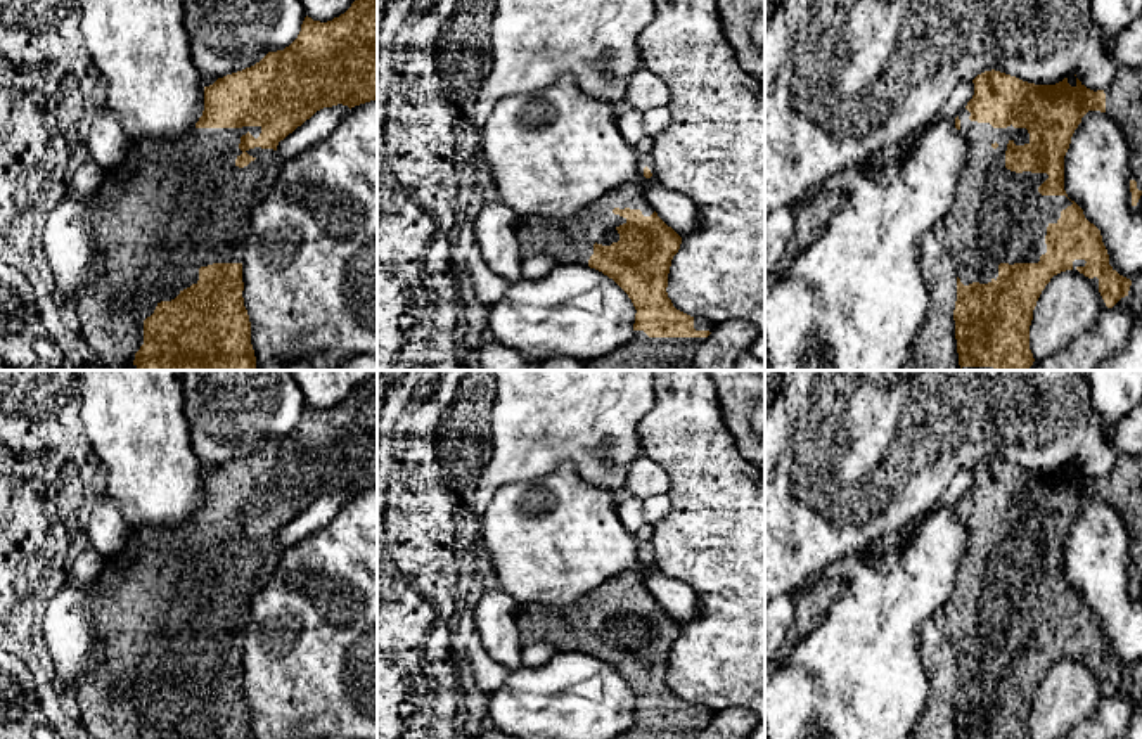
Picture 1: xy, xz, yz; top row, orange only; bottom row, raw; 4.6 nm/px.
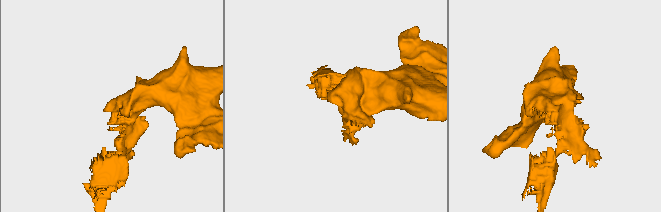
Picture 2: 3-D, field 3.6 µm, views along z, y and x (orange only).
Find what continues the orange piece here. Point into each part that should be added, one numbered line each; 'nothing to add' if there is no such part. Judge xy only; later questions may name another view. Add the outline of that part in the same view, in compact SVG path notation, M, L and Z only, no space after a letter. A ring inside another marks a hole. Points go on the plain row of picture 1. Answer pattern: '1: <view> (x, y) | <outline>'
1: xy (173, 592) | M242 514L242 516L190 516L180 524L140 524L132 528L130 540L121 552L104 561L104 568L97 580L85 588L87 594L87 616L92 627L93 646L92 646L92 666L74 684L78 706L81 711L81 722L92 739L138 739L144 732L144 708L151 704L161 689L175 687L183 677L197 672L199 656L213 651L242 651L246 627L251 618L251 606L254 595L272 578L284 554L277 538L254 535L246 538L254 547L239 556L235 547L242 542L239 537L241 524L251 521L254 526L260 524L261 514Z

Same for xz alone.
1: xz (570, 629) | M626 571L611 576L569 606L519 604L517 627L523 646L549 642L561 652L588 654L595 630L611 633L619 628L616 616L626 611L626 606L614 602L614 595L640 597L644 604L656 599L644 571Z
2: xz (641, 729) | M633 718L630 730L616 739L697 739L706 725L649 725Z

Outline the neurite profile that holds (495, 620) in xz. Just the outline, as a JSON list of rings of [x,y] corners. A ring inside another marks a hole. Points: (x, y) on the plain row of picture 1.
[[[498,587],[483,590],[476,606],[474,628],[493,661],[514,672],[523,666],[523,642],[517,627],[519,604]]]

